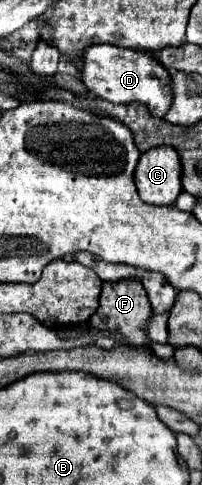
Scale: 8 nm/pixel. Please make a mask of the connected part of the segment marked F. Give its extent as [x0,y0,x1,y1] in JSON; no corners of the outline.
[91,279,151,347]

